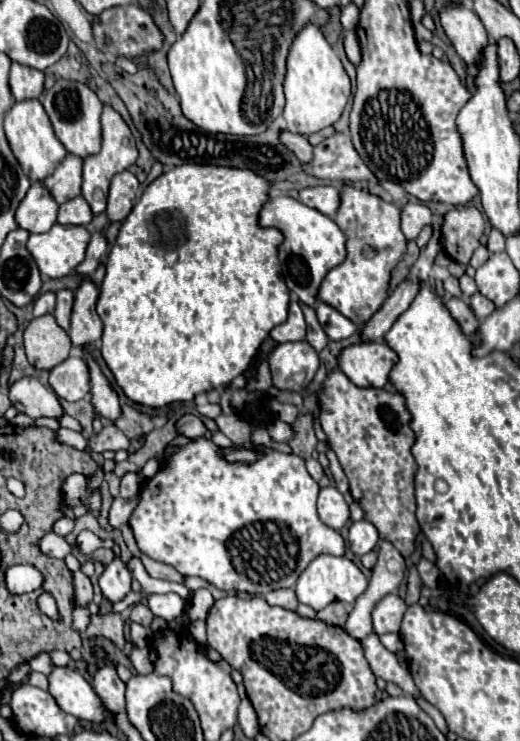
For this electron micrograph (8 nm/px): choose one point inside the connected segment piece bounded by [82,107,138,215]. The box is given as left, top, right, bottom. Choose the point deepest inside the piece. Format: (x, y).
(118, 152)

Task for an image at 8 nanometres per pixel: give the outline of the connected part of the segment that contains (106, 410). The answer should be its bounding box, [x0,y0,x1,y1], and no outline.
[82,347,120,421]

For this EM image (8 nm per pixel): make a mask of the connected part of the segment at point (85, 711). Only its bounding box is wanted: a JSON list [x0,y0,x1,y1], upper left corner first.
[48,667,110,721]

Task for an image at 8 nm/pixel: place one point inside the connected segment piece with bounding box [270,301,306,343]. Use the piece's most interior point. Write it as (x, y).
(294, 329)

